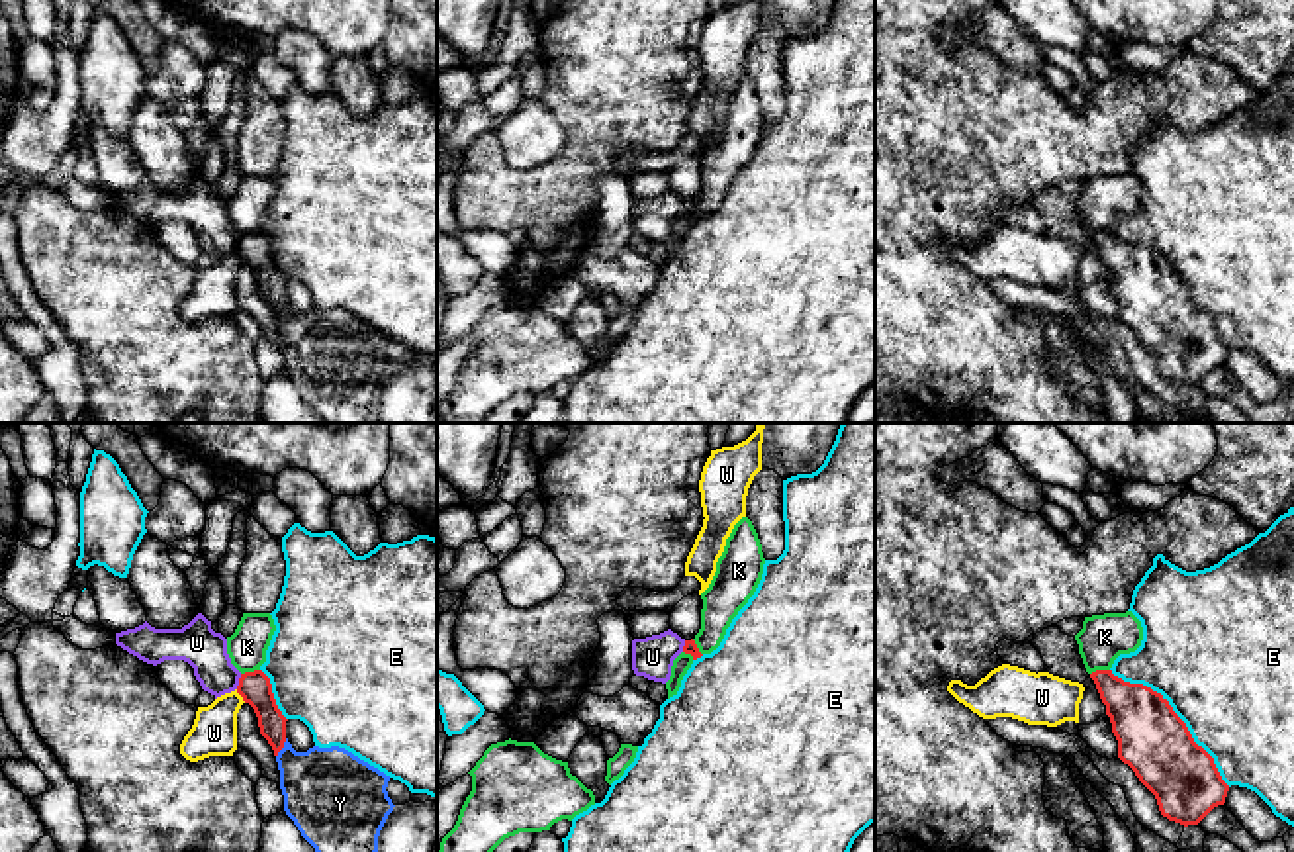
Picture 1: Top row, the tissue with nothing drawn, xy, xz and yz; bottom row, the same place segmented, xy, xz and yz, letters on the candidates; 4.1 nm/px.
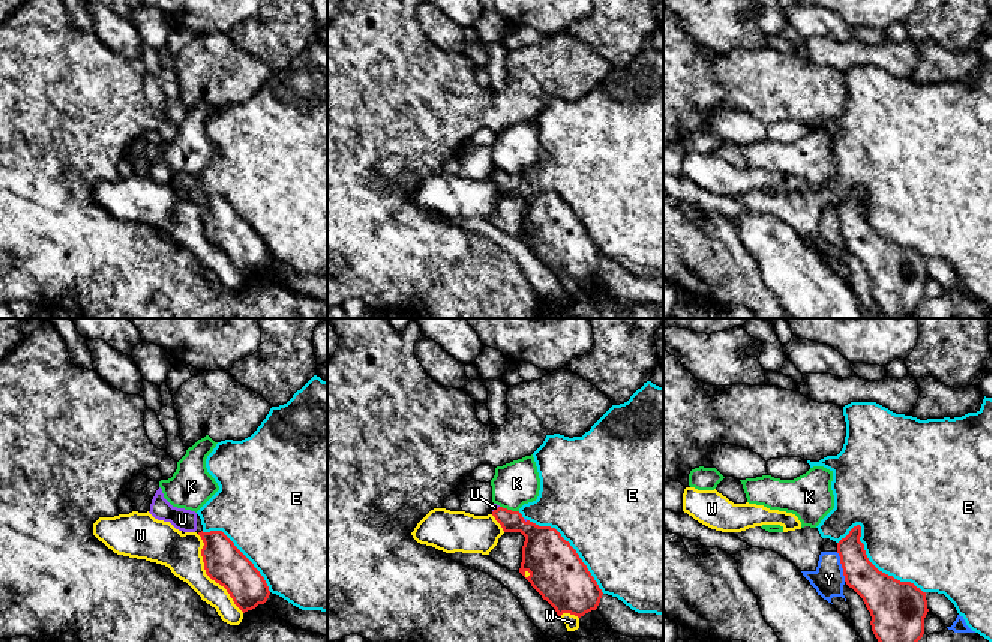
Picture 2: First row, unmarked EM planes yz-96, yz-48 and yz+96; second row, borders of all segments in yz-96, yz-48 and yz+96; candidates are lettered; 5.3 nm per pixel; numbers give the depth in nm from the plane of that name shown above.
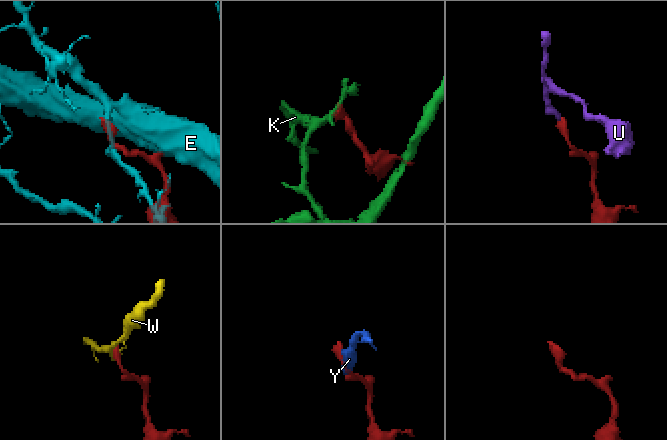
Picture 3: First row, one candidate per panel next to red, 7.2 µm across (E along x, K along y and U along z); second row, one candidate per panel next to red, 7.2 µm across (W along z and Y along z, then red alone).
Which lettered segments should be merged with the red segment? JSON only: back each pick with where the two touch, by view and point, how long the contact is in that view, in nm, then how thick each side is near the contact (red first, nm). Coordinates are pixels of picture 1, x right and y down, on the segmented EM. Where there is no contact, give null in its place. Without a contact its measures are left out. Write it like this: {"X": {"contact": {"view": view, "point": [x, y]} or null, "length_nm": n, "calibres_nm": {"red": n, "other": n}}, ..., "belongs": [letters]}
{"U": {"contact": {"view": "xy", "point": [239, 682]}, "length_nm": 70, "calibres_nm": {"red": 140, "other": 180}}, "belongs": ["U"]}

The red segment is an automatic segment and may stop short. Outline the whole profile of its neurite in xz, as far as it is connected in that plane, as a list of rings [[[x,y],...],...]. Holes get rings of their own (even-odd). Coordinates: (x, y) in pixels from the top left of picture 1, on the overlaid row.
[[[671,629],[646,639],[632,640],[632,670],[654,682],[666,684],[671,676],[673,660],[681,654],[691,654],[693,660],[701,658],[695,640],[685,640]]]

